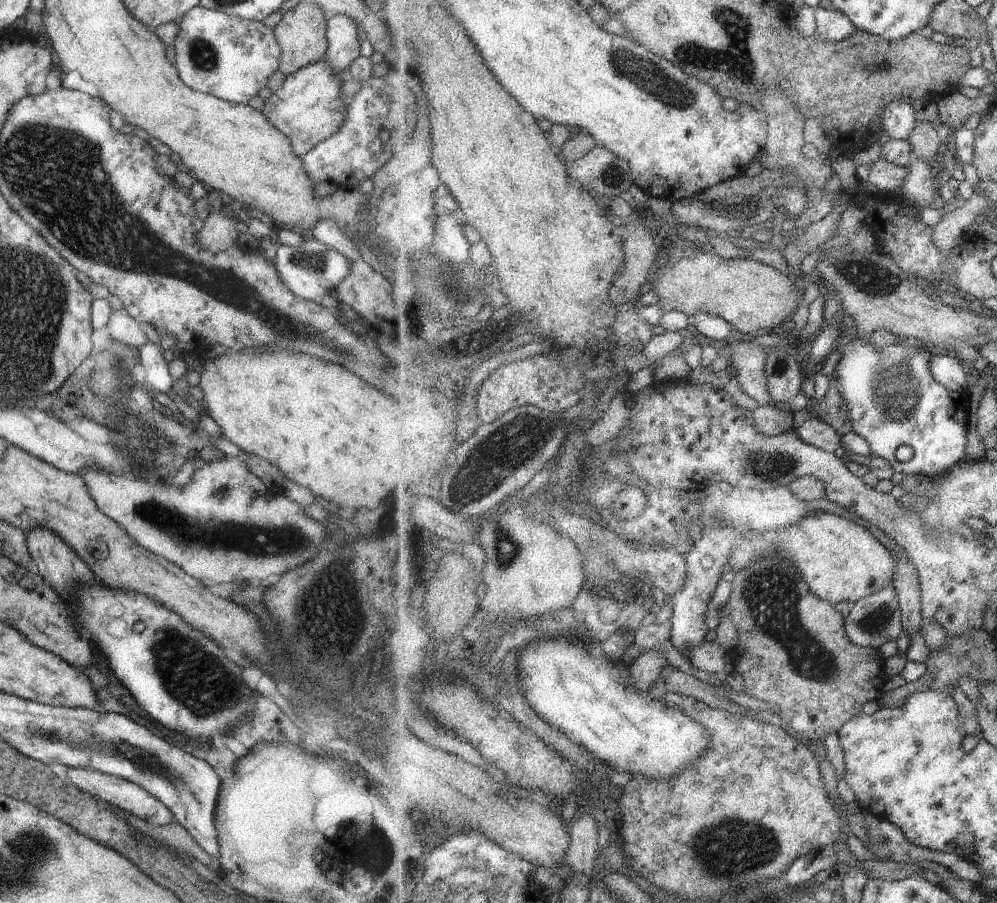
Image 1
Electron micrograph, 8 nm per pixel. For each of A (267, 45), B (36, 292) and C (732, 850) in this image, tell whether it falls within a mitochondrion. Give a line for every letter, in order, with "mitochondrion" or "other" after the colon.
A: other
B: mitochondrion
C: mitochondrion

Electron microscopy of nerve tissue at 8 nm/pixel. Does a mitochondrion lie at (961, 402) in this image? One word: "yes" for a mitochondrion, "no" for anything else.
no

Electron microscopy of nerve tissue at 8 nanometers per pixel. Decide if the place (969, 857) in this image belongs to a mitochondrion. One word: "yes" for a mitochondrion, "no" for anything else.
no

